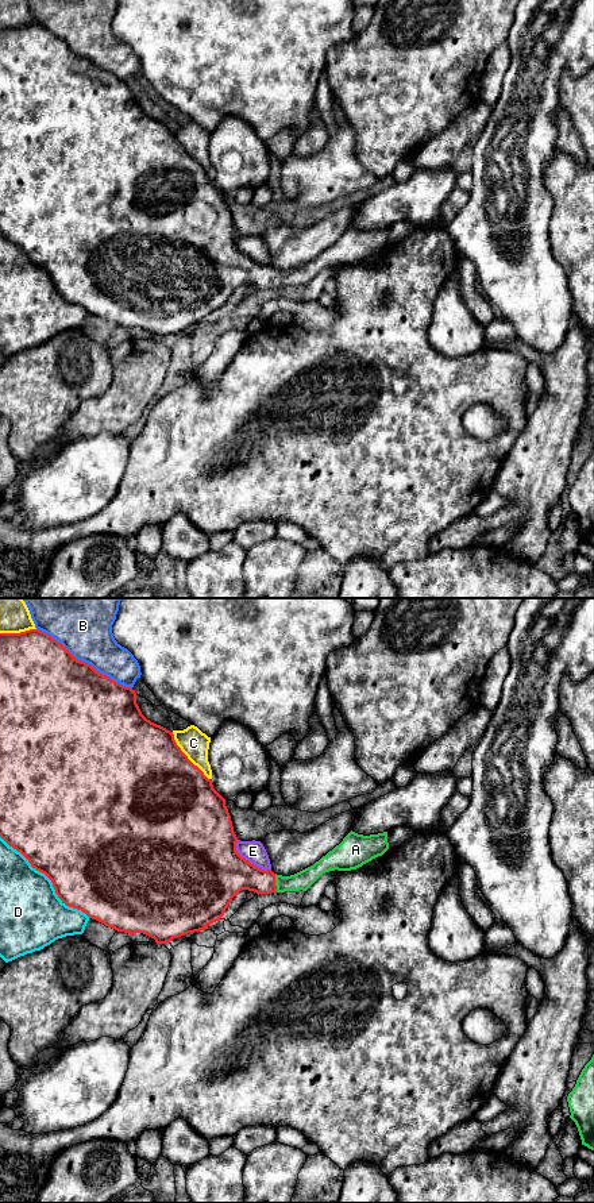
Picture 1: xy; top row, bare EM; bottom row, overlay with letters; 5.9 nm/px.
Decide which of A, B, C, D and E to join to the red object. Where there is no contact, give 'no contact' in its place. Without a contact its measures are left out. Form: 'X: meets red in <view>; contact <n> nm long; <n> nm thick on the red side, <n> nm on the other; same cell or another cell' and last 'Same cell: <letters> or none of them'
A: meets red in xy; contact 110 nm long; 220 nm thick on the red side, 110 nm on the other; same cell
B: meets red in xy; contact 650 nm long; 500 nm thick on the red side, 320 nm on the other; another cell
C: meets red in xy; contact 360 nm long; 500 nm thick on the red side, 170 nm on the other; another cell
D: meets red in xy; contact 700 nm long; 500 nm thick on the red side, 380 nm on the other; another cell
E: meets red in xy; contact 280 nm long; 440 nm thick on the red side, 130 nm on the other; another cell
Same cell: A

